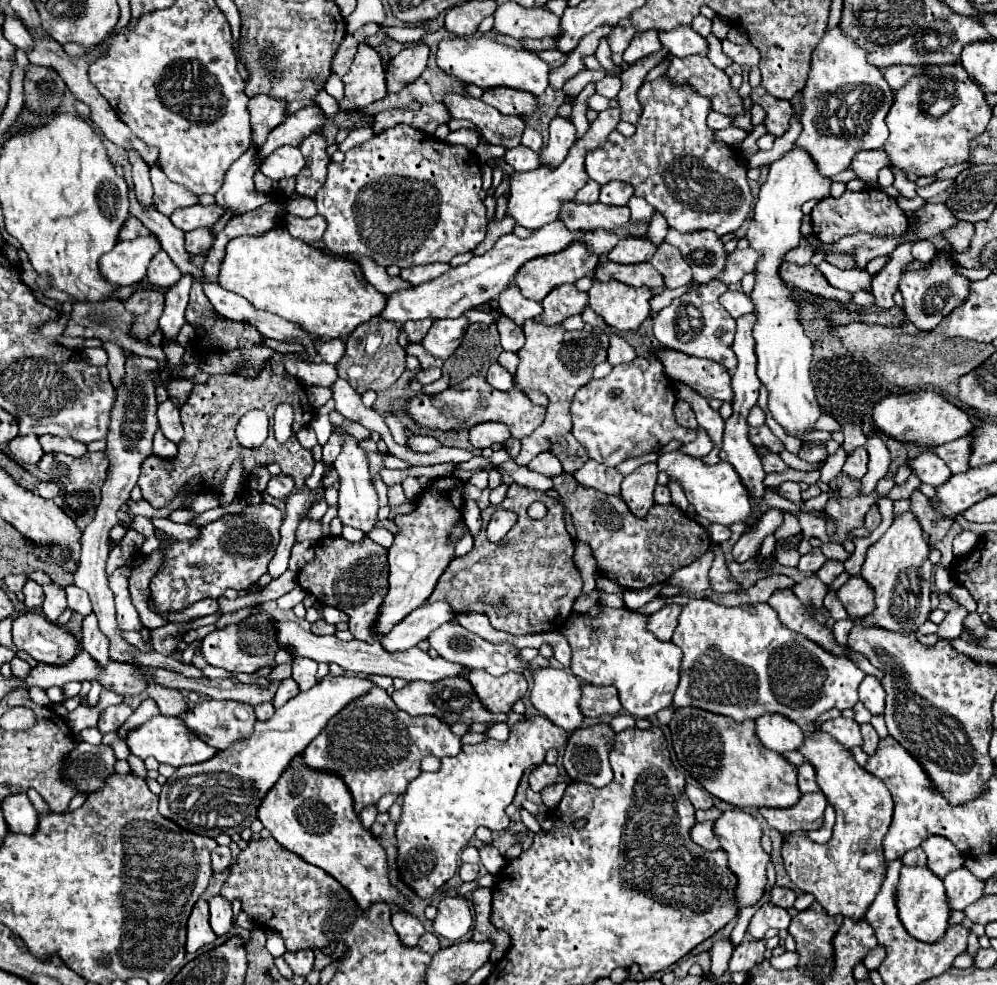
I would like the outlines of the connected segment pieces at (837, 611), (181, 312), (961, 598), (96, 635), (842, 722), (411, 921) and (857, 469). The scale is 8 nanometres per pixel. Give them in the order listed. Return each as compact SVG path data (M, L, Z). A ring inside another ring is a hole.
M829 592L829 594L825 596L825 608L827 608L829 612L833 612L833 618L835 618L835 620L849 618L849 616L843 612L843 606L839 604L839 598L835 596L835 592Z
M181 276L177 284L171 286L171 290L165 296L165 310L159 318L159 328L163 332L161 346L169 342L177 342L177 334L181 326L185 324L185 308L189 302L189 290L191 290L191 276Z
M953 586L949 590L949 598L955 600L957 604L961 604L961 606L964 606L970 612L977 609L977 603L971 598L971 594L967 592L967 588L963 588L963 586Z
M95 614L87 616L83 620L83 638L81 638L83 650L97 662L99 668L105 668L109 664L107 656L107 638L99 632L99 624L95 620Z
M833 718L833 720L827 720L821 724L821 730L831 734L837 742L841 742L845 748L855 748L855 746L861 746L863 744L863 736L861 736L861 730L859 730L859 724L851 718Z
M395 910L391 916L391 922L393 922L393 928L405 946L415 946L419 936L425 932L423 924L413 914L409 914L405 910Z
M855 448L851 454L847 454L843 472L849 474L851 478L863 478L867 474L867 450Z

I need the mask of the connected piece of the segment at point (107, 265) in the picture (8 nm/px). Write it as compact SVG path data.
M155 236L119 242L111 252L99 258L99 272L115 286L131 286L145 278L147 264L159 248L161 244Z

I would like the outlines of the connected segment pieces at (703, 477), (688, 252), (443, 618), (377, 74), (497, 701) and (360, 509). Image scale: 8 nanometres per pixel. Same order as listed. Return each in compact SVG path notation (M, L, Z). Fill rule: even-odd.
M673 450L673 452L661 454L657 460L657 466L659 470L669 474L669 482L681 484L689 504L697 508L699 516L725 526L731 526L733 522L747 522L751 518L751 500L747 496L747 490L737 478L739 474L735 472L735 468L731 468L731 464L719 462L715 466L709 466L699 458L683 454L681 450Z
M669 228L665 238L667 244L673 244L681 250L683 258L693 270L695 284L707 284L721 276L729 252L725 250L721 238L715 232L691 232L687 236Z
M431 602L423 604L411 616L407 616L401 624L397 624L387 636L381 638L381 644L387 650L407 650L425 640L435 628L455 618L453 608L447 602Z
M361 42L349 72L341 80L345 84L345 96L339 100L341 110L361 110L387 96L381 58L365 42Z
M471 670L467 674L467 680L471 682L479 702L493 714L499 712L509 712L511 706L523 698L523 694L527 692L527 680L525 676L515 676L515 674L507 674L507 676L499 676L493 678L487 672L479 672L479 670Z
M349 434L343 436L341 444L343 444L341 454L333 462L333 468L337 470L337 476L339 476L339 518L343 520L343 524L359 528L363 534L369 534L373 530L373 526L377 524L379 498L377 498L377 492L375 492L375 486L371 484L367 452Z

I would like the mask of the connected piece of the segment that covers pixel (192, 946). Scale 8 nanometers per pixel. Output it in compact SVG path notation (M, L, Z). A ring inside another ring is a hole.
M199 898L189 920L187 920L187 952L195 952L207 944L213 944L217 940L215 932L209 926L209 906L207 900Z

